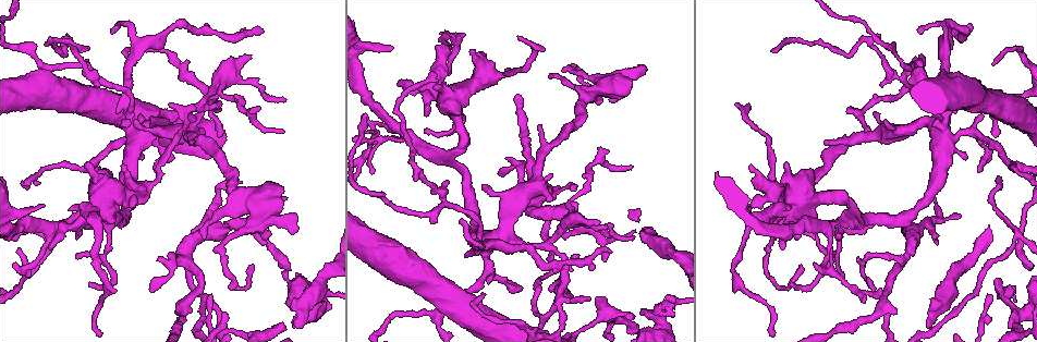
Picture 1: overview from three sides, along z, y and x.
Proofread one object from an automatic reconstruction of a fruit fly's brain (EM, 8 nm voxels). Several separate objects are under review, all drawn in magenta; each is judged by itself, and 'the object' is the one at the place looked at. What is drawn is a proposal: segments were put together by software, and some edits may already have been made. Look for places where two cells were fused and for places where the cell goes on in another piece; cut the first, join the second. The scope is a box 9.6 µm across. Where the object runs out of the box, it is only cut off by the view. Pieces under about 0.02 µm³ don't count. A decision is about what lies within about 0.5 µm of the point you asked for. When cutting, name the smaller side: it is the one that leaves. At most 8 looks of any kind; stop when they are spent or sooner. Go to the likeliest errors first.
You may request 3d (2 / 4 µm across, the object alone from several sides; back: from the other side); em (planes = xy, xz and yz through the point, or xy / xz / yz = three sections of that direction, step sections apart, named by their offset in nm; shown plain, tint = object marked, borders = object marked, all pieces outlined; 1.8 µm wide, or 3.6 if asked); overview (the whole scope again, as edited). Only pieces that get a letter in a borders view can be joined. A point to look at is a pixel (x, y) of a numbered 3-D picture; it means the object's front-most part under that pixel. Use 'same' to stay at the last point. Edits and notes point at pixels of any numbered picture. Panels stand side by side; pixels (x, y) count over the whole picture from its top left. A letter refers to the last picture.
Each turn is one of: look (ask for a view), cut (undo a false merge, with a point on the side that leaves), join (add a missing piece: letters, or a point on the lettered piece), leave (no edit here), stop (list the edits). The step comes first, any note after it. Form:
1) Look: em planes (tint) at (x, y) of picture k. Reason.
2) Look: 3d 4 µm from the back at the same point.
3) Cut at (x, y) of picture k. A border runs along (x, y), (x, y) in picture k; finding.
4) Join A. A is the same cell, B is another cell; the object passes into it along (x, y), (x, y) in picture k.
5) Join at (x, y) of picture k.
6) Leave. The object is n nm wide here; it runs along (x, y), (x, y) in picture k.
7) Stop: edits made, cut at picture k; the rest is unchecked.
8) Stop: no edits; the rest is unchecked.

Look: 3d 2 µm at (293, 299) of picture 1. An open end.

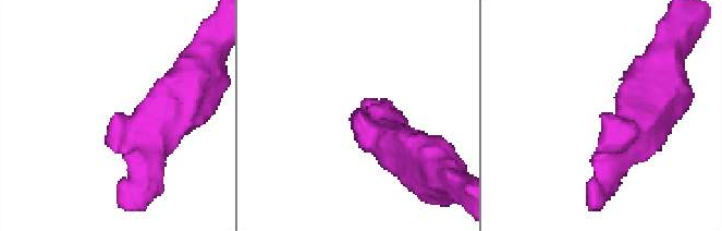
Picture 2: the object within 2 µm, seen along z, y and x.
Look: em planes (borders) at (358, 114) of picture 2. Now the EM.

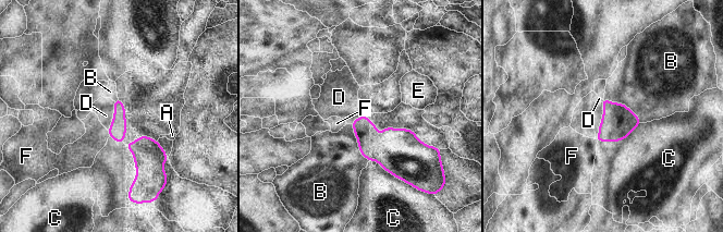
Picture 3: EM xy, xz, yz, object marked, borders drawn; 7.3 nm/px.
Leave. A, B, C, D, E and F are other cells; a border runs along (114, 101), (114, 114), (108, 131) in picture 3; no lettered piece goes on from it.

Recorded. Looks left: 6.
Look: 3d 2 µm at (935, 124) of picture 1. Thick end.

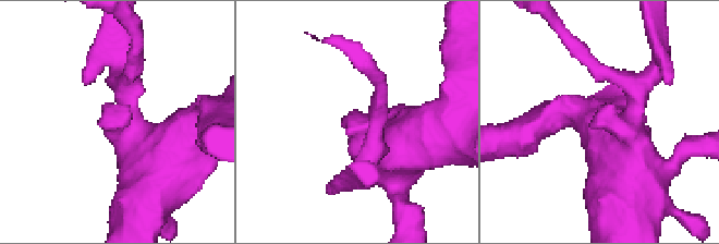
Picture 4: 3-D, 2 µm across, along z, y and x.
Look: em planes (borders) at (105, 110) of picture 4. 3 arms meet here; now the EM.

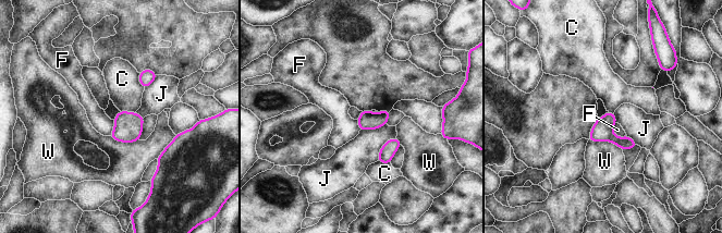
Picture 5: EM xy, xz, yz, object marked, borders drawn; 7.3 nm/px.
Leave. C, F, J and W are other cells; a border runs along (611, 126), (618, 136), (626, 135) in picture 5; no lettered piece goes on from it.

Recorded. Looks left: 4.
Look: 3d 4 µm at (398, 128) of picture 1. Arms part here.

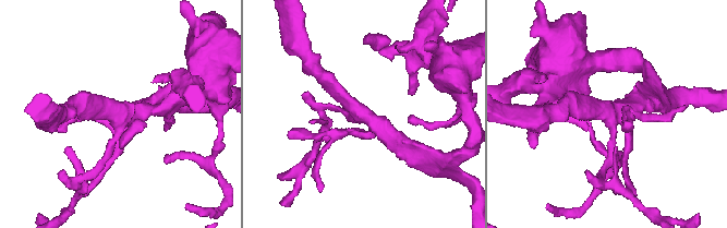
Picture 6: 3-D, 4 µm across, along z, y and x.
Look: em yz step 4 (borders) at (123, 112) of picture 6. Shape alone is not enough.

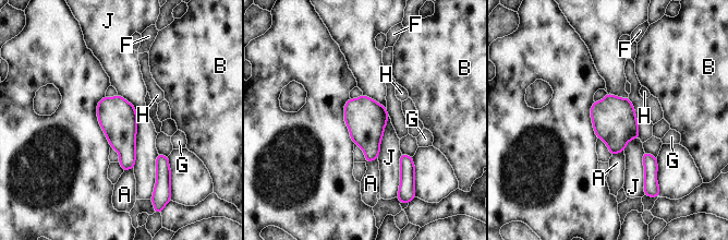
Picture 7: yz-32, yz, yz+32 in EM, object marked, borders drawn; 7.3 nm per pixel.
Look: em planes (borders) at the same point. Another direction.

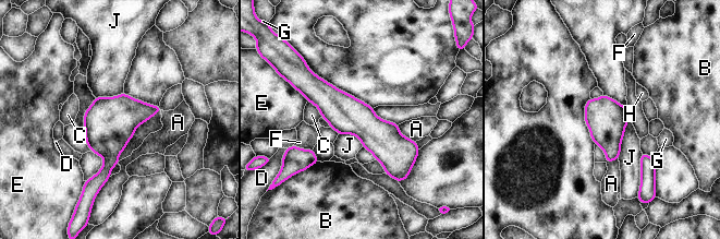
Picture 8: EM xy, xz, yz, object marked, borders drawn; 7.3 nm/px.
Leave. The object is 280 nm wide here; A, B, C, D, E, F, G, H and J are other cells; a border runs along (629, 115), (618, 158) in picture 8; one cell here.

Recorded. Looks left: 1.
Stop: no edits; the rest is unchecked.

